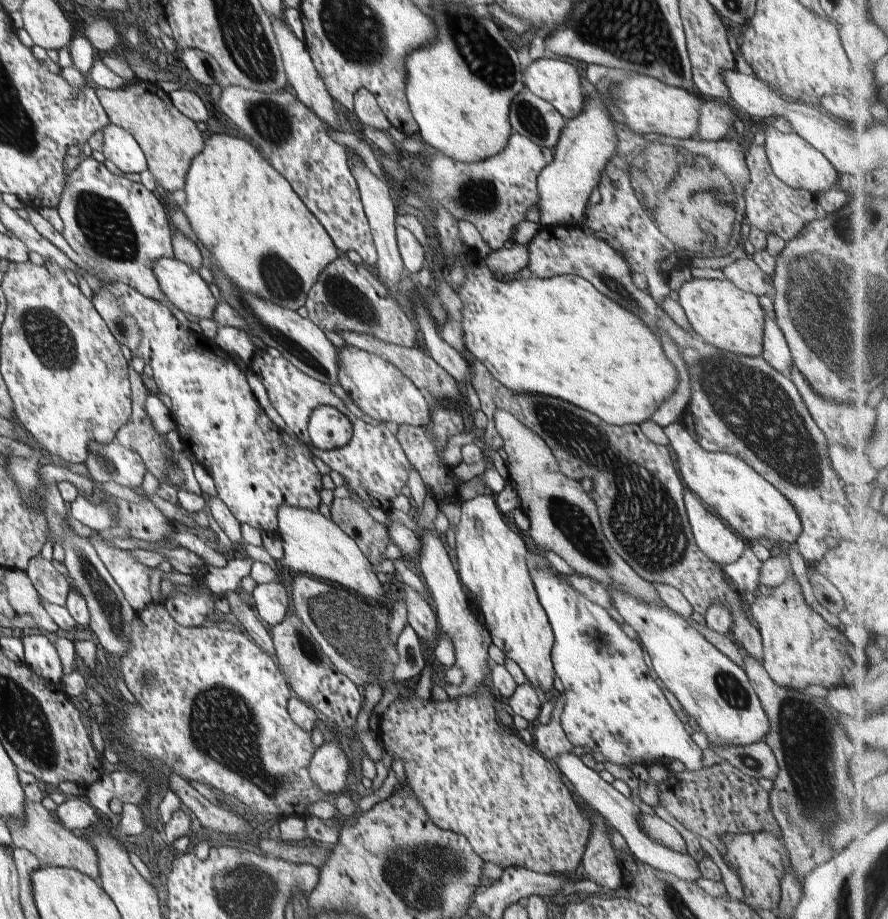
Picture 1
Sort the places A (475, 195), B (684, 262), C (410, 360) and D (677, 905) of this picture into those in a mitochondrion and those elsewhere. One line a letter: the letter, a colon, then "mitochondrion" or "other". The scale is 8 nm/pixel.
A: mitochondrion
B: other
C: other
D: mitochondrion

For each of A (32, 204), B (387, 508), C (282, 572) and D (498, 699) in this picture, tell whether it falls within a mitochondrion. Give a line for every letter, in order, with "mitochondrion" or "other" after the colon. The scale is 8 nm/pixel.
A: other
B: other
C: other
D: other

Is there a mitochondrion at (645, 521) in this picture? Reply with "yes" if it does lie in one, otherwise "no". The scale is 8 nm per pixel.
yes

